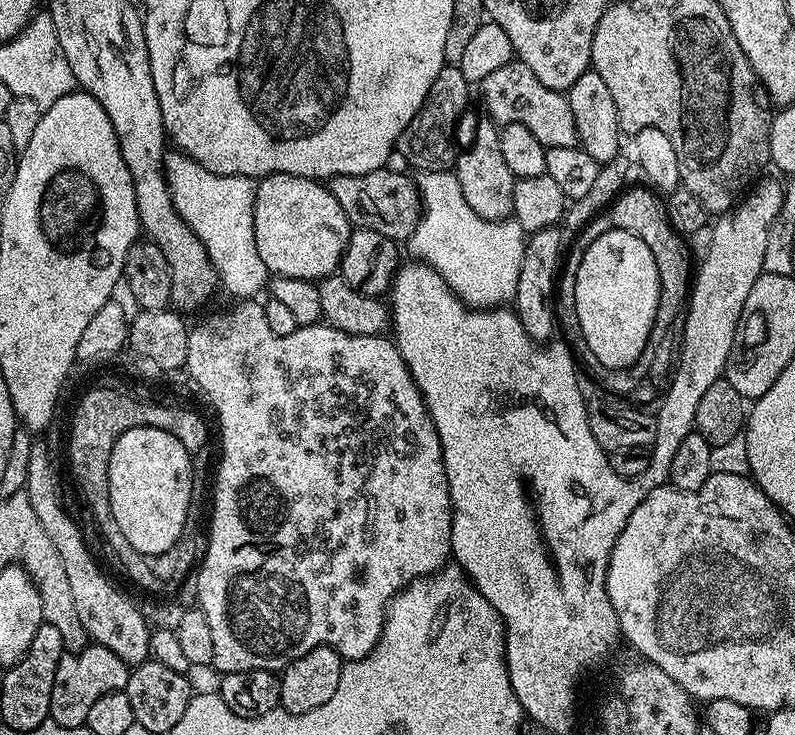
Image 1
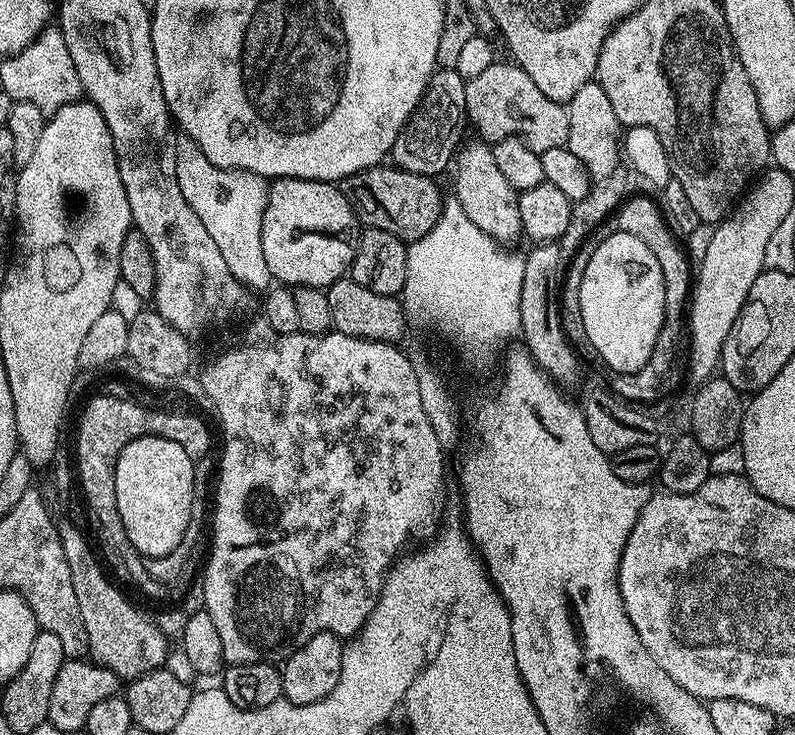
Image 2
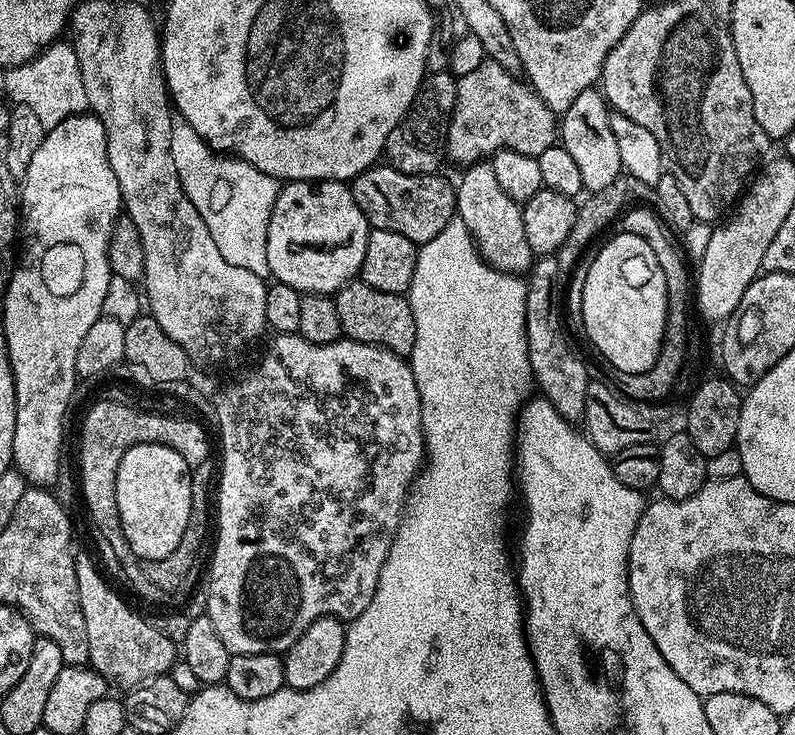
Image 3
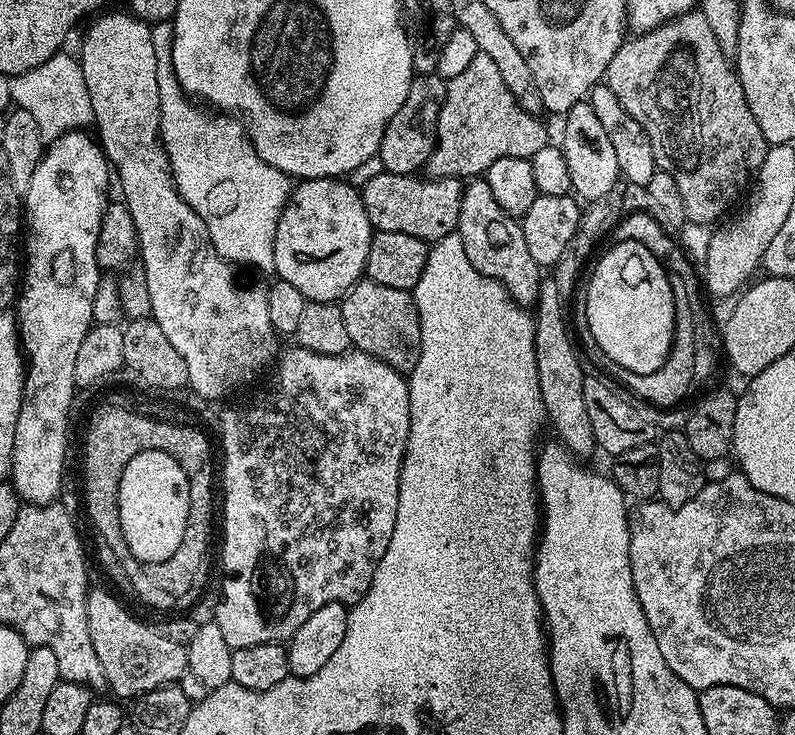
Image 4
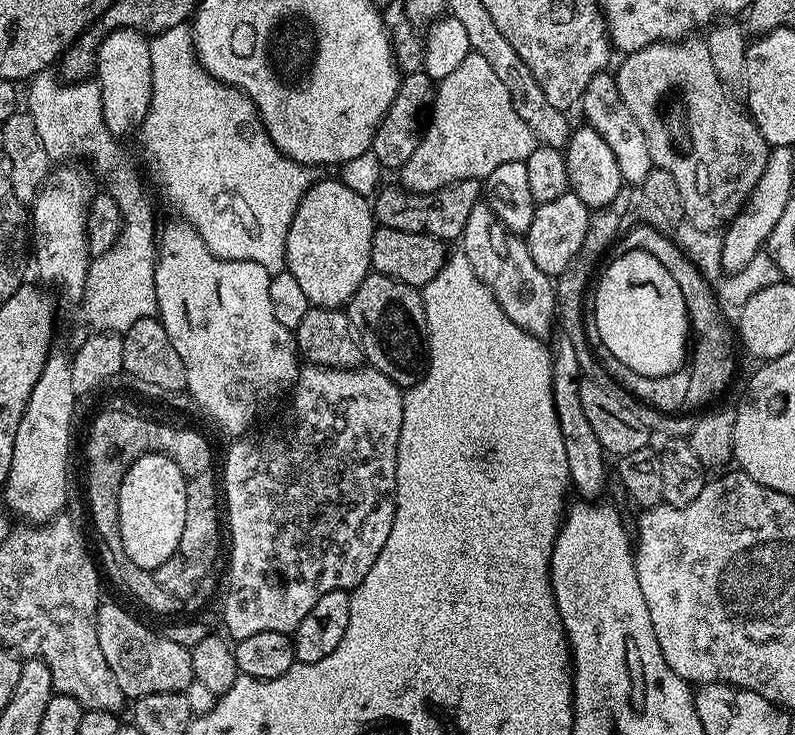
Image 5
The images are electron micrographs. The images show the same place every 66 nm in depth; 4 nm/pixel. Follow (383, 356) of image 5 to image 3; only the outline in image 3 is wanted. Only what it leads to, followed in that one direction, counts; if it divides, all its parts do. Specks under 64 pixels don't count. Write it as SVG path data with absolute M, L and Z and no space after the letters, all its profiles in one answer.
M357 278L343 284L334 296L338 306L340 331L347 339L357 340L363 344L373 344L390 350L394 354L411 357L414 346L414 310L410 310L407 295L390 294L386 290L374 290Z

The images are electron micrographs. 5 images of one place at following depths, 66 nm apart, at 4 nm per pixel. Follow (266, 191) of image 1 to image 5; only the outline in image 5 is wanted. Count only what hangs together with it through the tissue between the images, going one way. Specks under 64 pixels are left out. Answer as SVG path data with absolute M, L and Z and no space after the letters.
M338 178L317 179L306 190L288 227L284 263L306 294L309 305L340 308L358 290L372 266L370 246L378 225L369 197L354 194Z

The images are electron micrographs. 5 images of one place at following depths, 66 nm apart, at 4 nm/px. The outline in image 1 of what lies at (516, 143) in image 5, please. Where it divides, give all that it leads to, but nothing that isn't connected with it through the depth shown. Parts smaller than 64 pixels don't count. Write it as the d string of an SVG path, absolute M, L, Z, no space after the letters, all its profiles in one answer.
M511 62L495 70L478 84L480 96L484 99L487 119L496 121L497 125L521 124L542 142L545 149L554 146L577 147L574 114L570 110L570 102L563 92L550 90L550 86L542 86L538 82L534 70L519 62Z

